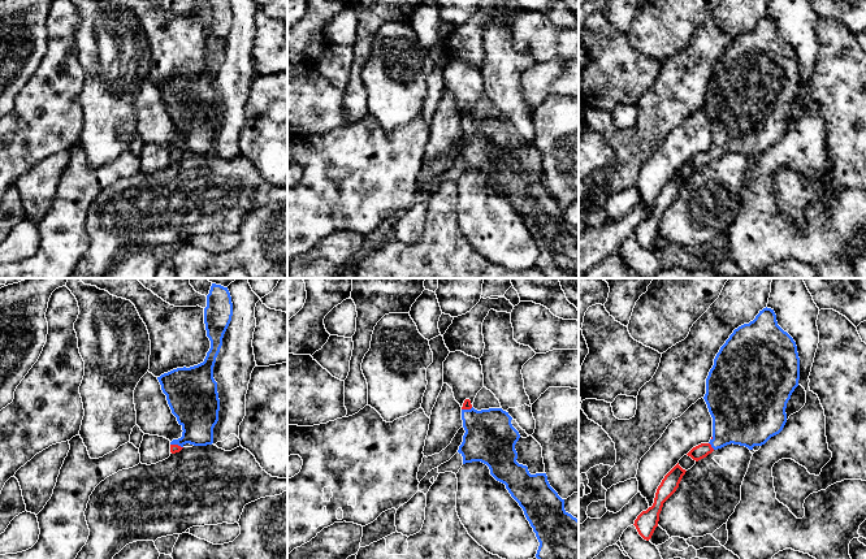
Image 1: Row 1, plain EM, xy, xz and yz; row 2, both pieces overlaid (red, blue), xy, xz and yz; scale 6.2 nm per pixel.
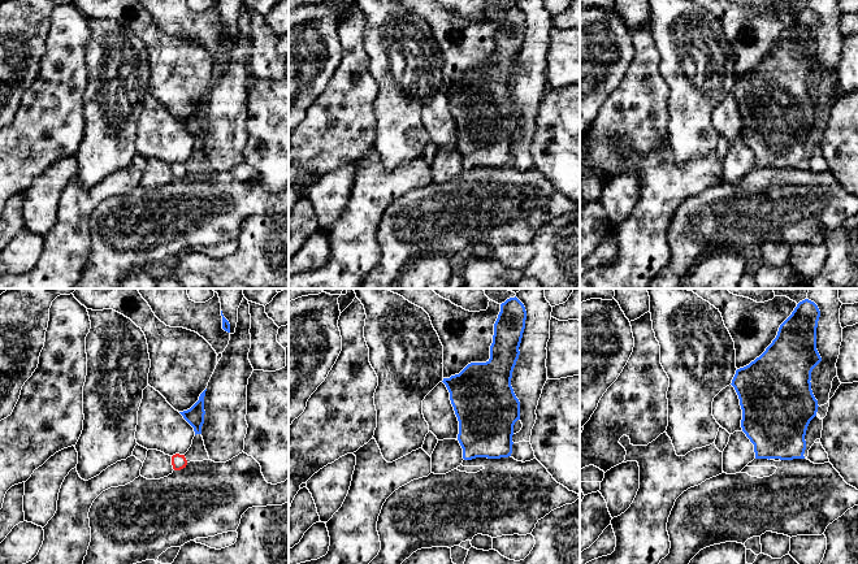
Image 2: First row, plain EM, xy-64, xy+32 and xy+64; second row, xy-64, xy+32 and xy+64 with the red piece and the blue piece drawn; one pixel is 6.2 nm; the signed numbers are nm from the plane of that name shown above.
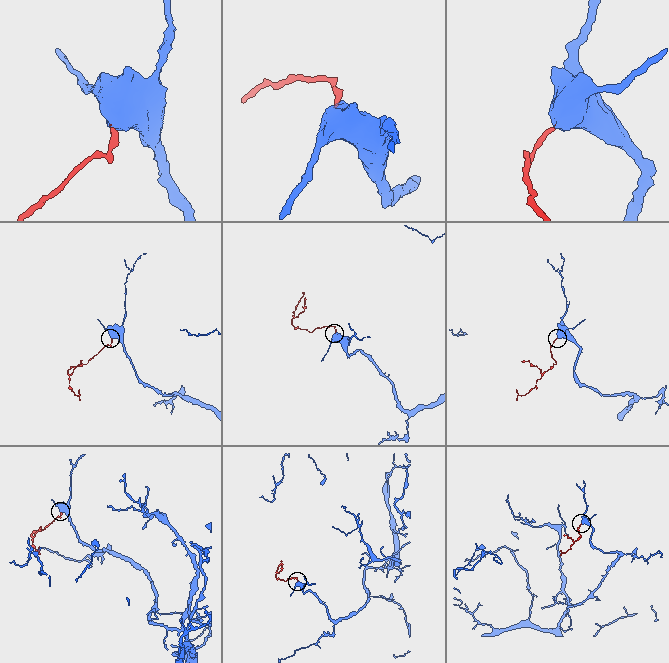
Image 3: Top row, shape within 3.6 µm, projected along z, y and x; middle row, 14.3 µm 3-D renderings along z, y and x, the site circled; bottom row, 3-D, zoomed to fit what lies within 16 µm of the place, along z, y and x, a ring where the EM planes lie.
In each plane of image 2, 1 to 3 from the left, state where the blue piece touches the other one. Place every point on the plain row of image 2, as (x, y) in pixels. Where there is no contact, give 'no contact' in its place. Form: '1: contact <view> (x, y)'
1: no contact
2: no contact
3: no contact

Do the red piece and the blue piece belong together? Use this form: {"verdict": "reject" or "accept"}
{"verdict": "accept"}

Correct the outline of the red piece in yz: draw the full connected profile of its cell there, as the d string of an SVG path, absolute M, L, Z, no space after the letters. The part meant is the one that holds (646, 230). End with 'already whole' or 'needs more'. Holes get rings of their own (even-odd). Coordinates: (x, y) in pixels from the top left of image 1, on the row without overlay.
M677 172L658 195L653 214L642 220L635 229L633 234L644 248L649 250L651 247L658 235L663 212L676 200L685 181Z; already whole

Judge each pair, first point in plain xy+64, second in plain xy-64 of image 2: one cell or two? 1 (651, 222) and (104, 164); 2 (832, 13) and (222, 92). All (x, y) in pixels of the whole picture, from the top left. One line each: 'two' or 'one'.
1: two
2: one

